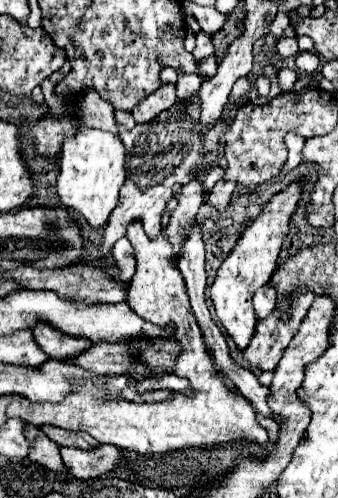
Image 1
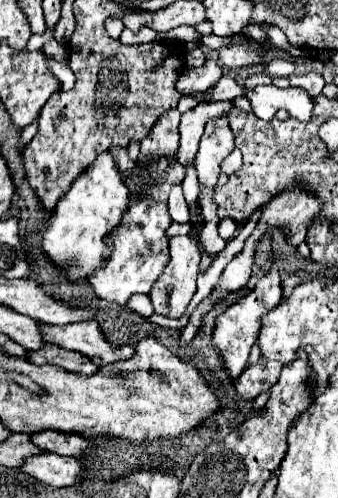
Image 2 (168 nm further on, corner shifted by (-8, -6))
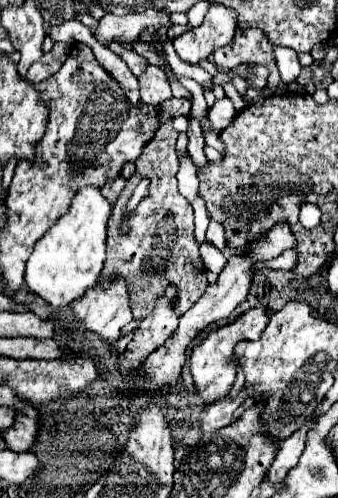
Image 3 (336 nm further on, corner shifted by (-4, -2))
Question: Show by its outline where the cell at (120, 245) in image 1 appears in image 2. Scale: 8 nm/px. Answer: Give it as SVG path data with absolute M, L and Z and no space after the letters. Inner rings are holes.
M144 294L132 295L127 303L127 306L131 310L134 310L134 312L138 312L138 314L144 316L145 318L149 318L154 314L153 305L148 295Z

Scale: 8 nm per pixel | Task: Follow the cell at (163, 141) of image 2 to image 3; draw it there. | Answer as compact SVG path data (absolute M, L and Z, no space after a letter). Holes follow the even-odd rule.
M170 120L158 128L154 138L148 142L148 146L144 146L144 152L136 160L136 172L124 186L108 220L106 260L104 260L104 270L100 272L98 284L106 280L124 278L130 288L128 296L132 302L132 316L138 322L152 312L152 306L156 306L156 300L164 296L166 286L178 288L176 302L174 302L176 316L182 316L188 308L192 308L192 304L206 292L206 286L208 286L206 270L192 236L192 230L194 230L192 206L176 188L176 172L178 172L176 138L178 138L178 132L172 128ZM142 178L152 180L150 196L144 202L140 202L136 212L130 216L130 226L132 226L130 236L122 236L118 228L122 222L126 202Z

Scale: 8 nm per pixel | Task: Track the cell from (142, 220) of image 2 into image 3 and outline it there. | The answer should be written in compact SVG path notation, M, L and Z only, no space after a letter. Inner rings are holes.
M122 278L108 284L98 284L88 290L82 300L72 302L70 308L84 330L98 334L100 340L110 346L116 344L120 330L132 320L128 286Z

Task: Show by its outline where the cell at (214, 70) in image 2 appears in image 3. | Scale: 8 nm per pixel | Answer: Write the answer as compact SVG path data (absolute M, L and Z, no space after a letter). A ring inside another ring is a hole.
M172 98L164 104L160 104L160 126L166 122L166 120L172 120L176 116L182 116L182 114L188 114L190 112L190 100L182 100L182 98Z

